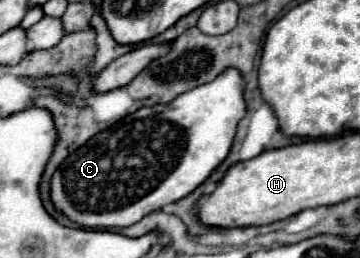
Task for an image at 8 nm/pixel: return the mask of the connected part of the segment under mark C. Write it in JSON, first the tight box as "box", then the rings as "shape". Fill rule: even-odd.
{"box":[49,69,243,227],"shape":[[[227,69],[215,81],[167,105],[141,107],[91,137],[59,165],[49,183],[51,201],[59,213],[81,227],[129,227],[201,185],[227,157],[243,115],[243,77],[237,69]]]}

